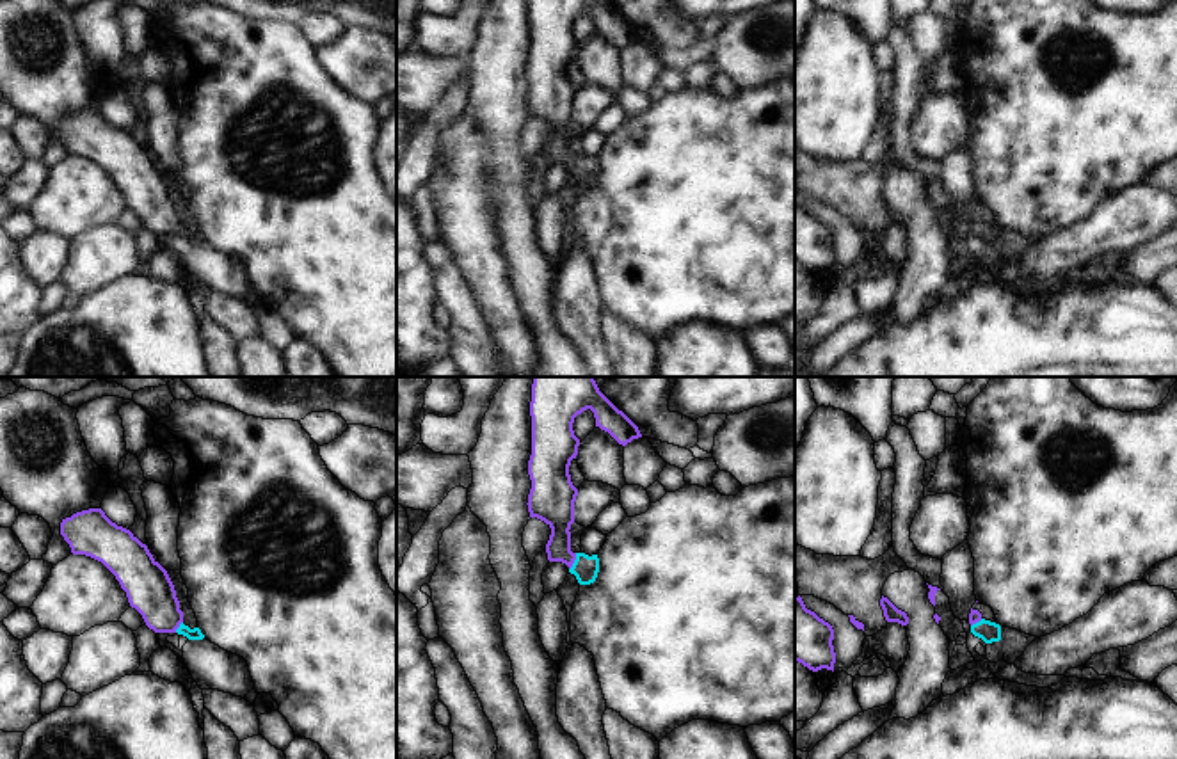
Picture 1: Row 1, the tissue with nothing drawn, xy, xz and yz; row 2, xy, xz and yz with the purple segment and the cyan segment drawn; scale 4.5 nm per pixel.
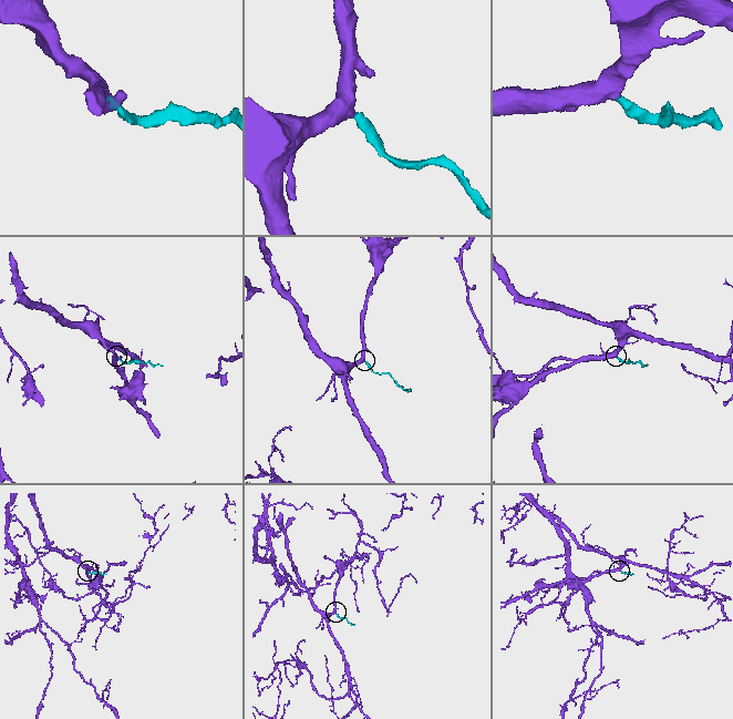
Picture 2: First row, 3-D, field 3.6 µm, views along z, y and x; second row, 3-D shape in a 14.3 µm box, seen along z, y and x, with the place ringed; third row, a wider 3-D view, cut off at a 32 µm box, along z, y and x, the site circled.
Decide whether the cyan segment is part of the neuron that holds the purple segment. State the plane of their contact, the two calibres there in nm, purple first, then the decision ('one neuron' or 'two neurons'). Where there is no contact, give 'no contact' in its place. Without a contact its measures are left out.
contact in xz; calibres 150 and 120 nm; one neuron

